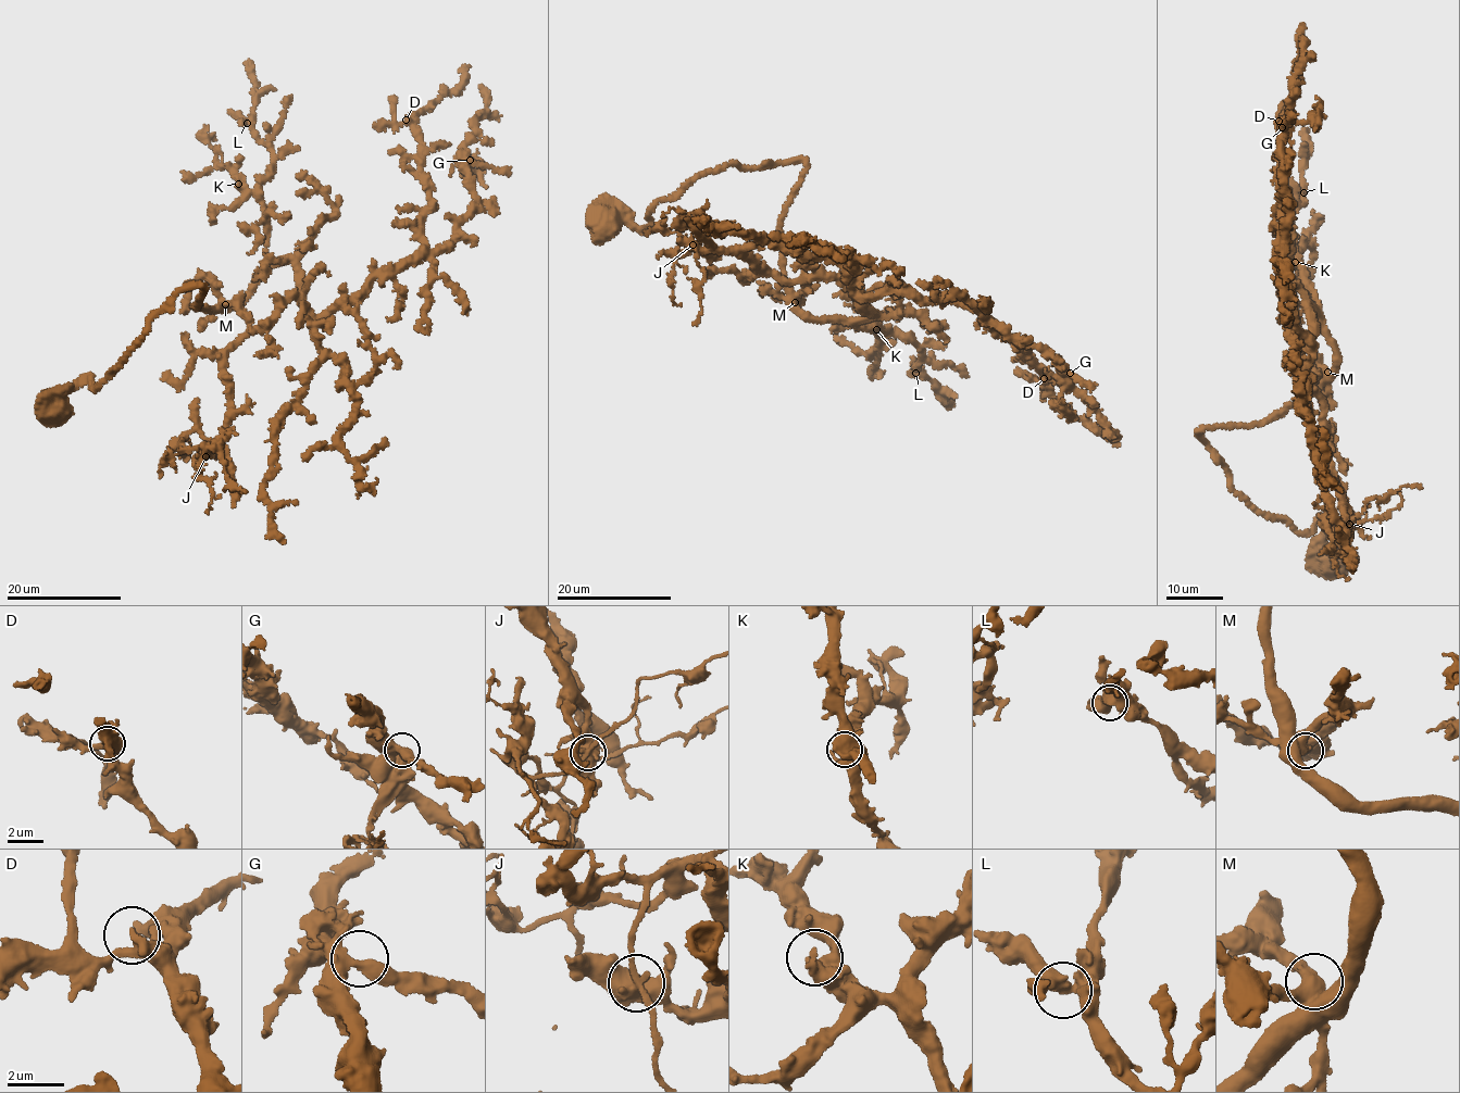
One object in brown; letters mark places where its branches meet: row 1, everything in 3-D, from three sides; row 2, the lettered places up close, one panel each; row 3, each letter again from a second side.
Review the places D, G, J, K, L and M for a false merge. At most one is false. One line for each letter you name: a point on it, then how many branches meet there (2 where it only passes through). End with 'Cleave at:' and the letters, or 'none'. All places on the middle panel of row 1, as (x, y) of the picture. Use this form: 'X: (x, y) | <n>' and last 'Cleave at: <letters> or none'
J: (693, 245) | 3
Cleave at: J

